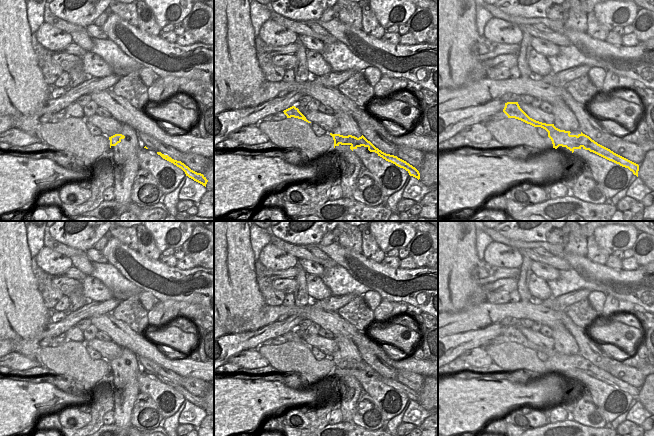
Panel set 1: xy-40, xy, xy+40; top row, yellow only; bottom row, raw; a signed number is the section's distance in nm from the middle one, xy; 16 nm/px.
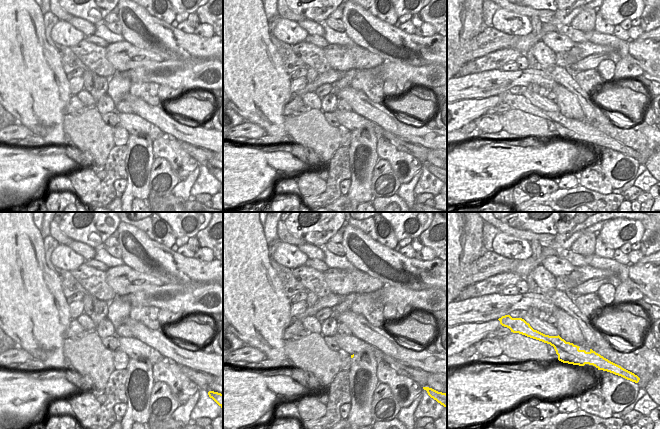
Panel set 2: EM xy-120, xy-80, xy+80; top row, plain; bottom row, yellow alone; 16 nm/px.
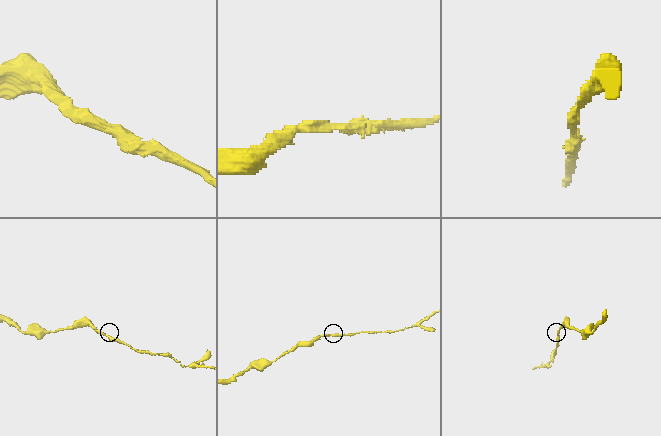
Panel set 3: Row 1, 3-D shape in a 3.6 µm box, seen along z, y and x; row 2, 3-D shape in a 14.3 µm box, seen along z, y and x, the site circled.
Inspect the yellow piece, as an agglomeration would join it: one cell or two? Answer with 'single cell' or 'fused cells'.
single cell

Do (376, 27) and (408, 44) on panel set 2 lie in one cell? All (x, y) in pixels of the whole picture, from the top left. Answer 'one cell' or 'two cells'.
one cell

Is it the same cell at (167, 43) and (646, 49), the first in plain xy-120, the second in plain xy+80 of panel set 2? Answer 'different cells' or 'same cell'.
same cell

